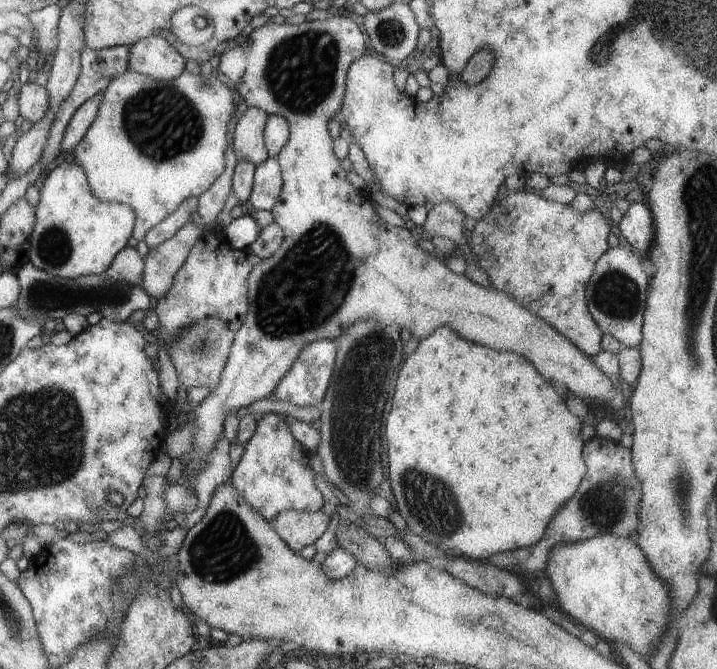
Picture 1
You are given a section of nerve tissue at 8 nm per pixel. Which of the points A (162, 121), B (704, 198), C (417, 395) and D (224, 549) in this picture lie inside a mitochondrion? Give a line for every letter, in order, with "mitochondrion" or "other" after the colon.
A: mitochondrion
B: mitochondrion
C: other
D: mitochondrion

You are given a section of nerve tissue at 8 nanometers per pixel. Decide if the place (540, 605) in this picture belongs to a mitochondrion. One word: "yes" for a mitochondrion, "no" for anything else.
no

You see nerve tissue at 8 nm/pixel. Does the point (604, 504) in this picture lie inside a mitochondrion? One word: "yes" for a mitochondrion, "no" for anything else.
yes

